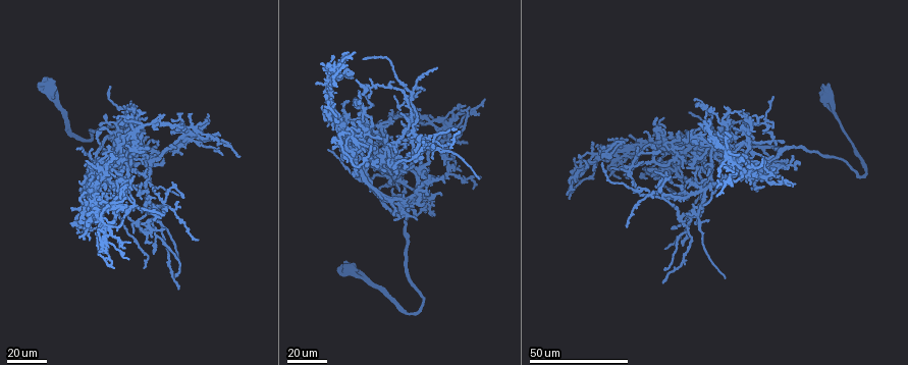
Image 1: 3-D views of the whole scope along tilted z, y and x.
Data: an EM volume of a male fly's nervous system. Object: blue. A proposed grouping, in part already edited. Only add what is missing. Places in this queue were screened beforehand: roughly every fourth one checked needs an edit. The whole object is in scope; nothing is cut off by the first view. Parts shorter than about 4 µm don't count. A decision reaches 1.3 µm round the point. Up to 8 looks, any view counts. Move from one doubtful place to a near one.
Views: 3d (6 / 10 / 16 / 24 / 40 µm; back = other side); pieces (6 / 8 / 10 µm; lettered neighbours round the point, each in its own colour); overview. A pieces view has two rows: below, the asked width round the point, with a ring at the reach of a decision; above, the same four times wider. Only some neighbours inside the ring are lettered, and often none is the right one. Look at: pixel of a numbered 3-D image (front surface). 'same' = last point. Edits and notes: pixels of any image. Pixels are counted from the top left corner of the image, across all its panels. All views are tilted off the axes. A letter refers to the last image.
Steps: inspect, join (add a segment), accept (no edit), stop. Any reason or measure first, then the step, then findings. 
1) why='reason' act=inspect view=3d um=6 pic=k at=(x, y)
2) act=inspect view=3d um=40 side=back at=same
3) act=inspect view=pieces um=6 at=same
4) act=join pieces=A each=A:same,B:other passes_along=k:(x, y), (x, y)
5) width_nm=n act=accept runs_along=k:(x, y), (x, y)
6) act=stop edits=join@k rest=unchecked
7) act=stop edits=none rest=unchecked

why='tapers out' act=inspect view=3d um=24 pic=1 at=(361, 132)

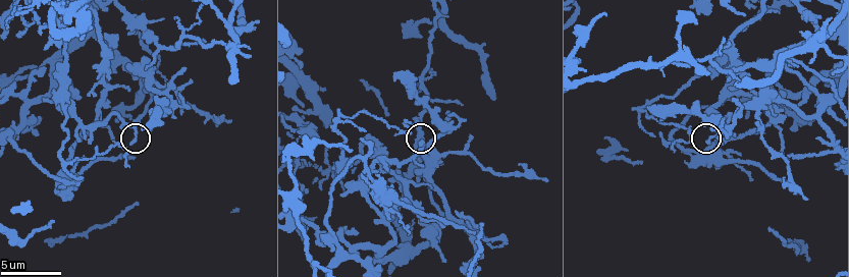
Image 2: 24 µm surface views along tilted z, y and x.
act=inspect view=pieces um=10 pic=2 at=(131, 144)

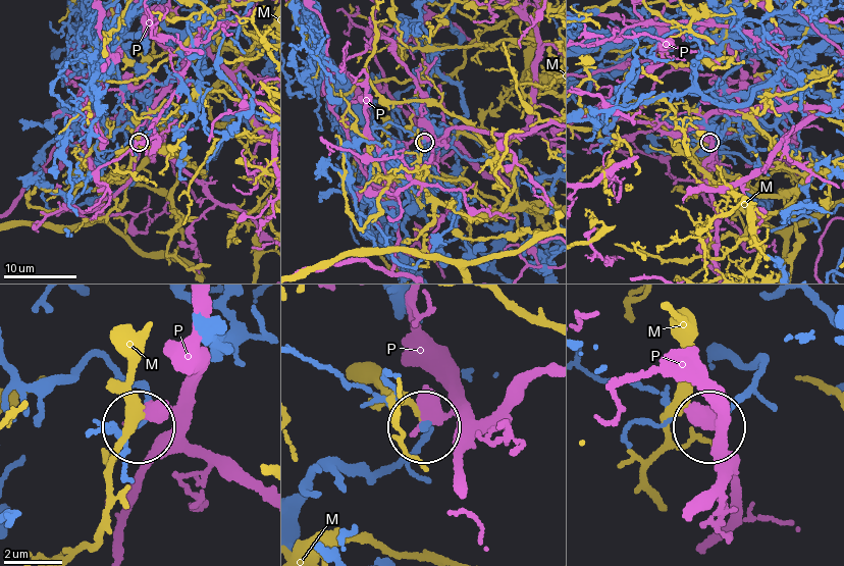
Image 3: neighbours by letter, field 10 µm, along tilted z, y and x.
width_nm=170 act=accept each=M:other,P:other found='no lettered segment goes on from it'

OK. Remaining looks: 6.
why='free end' act=inspect view=3d um=40 pic=1 at=(694, 147)

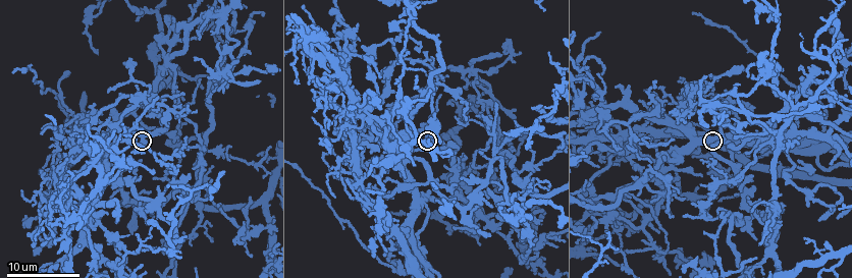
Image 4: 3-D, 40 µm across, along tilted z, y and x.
act=inspect view=pieces um=10 pic=4 at=(713, 147)

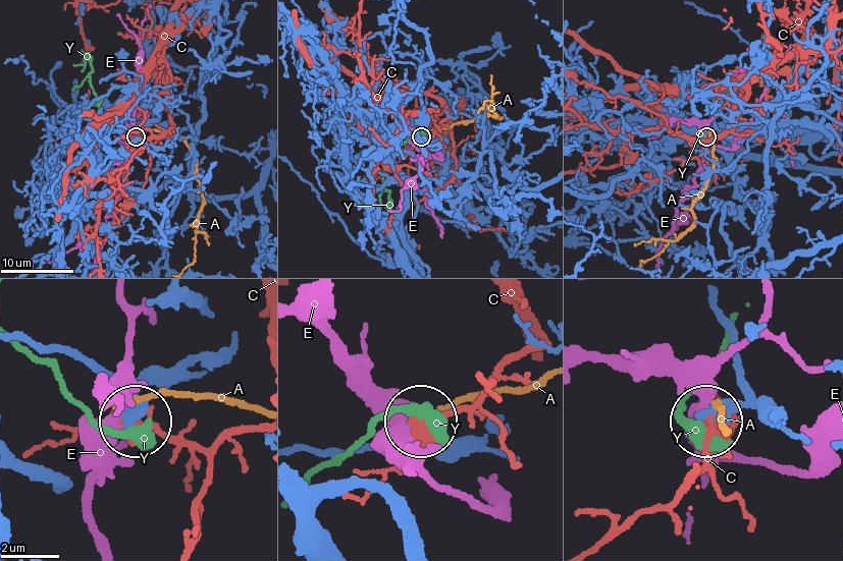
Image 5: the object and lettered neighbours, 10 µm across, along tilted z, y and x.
act=accept each=A:other,C:other,E:other,Y:other found='no lettered segment goes on from it'

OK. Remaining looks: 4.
why='free end' act=inspect view=3d um=40 pic=1 at=(637, 161)

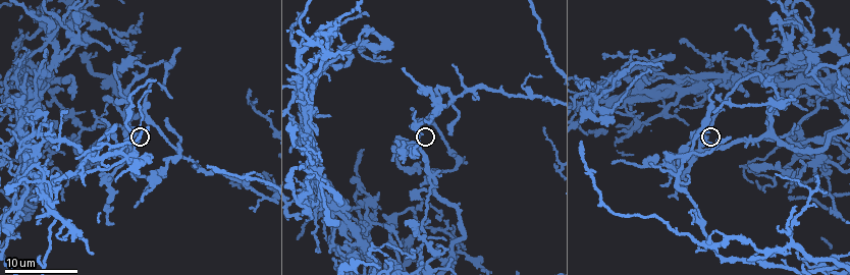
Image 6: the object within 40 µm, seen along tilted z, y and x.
why='zoom in' act=inspect view=3d um=10 pic=6 at=(423, 133)

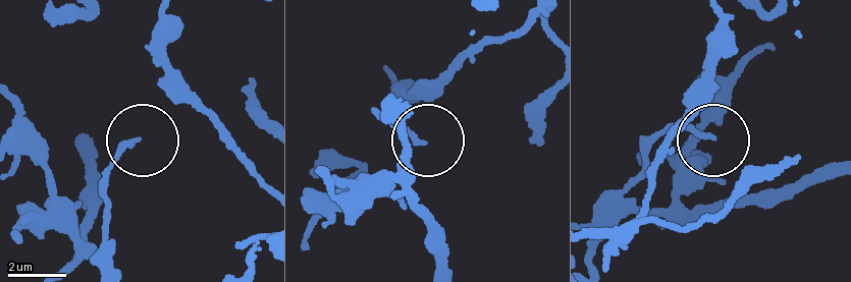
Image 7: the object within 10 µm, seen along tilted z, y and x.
why='what lies round it' act=inspect view=pieces um=8 pic=7 at=(420, 139)

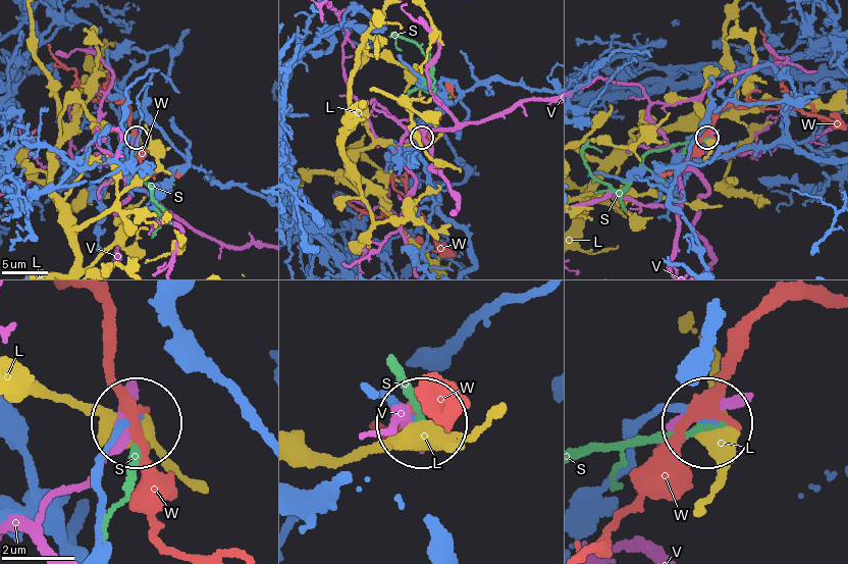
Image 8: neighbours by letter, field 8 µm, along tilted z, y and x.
act=accept each=L:other,S:other,V:other,W:other found='none of them fits'

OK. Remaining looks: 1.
why='end of a long branch' act=inspect view=pieces um=10 pic=6 at=(714, 110)

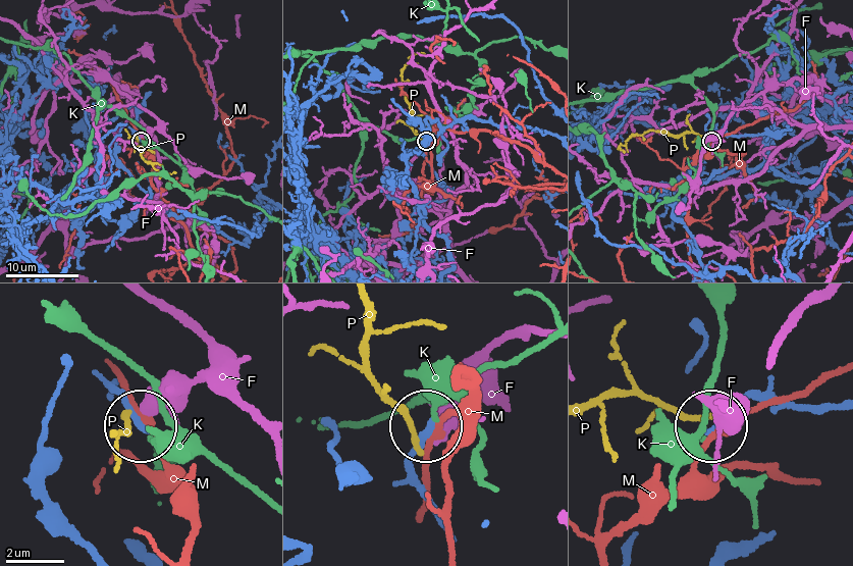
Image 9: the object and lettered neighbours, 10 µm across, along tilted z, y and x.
act=accept each=F:other,K:other,M:other,P:other found='no lettered segment goes on from it'

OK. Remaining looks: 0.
act=stop edits=none rest=unchecked

